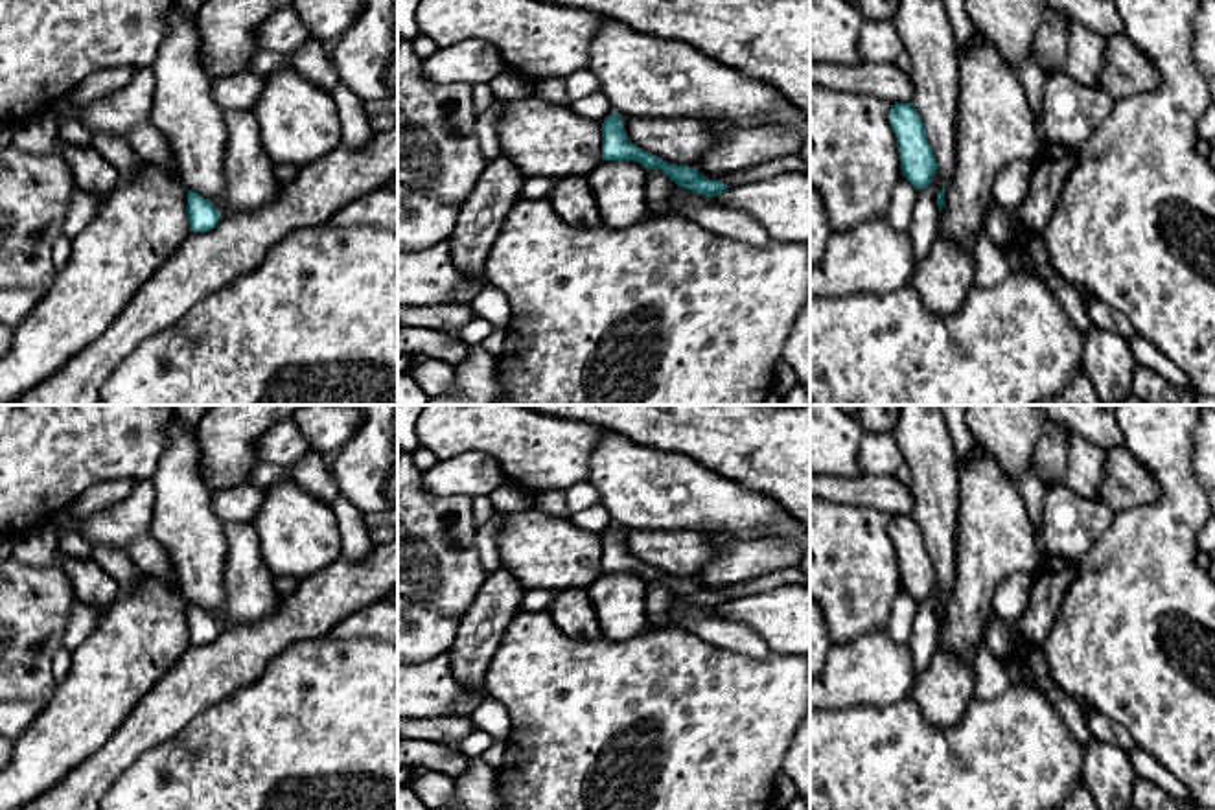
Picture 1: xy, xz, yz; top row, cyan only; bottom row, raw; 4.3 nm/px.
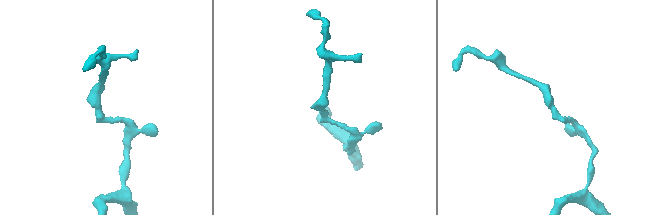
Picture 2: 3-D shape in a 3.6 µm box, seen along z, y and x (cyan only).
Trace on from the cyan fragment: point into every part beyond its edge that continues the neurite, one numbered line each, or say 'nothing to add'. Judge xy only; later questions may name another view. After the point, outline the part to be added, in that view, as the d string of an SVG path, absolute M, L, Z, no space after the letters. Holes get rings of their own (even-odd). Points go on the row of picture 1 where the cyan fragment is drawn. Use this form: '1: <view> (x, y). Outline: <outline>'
nothing to add

